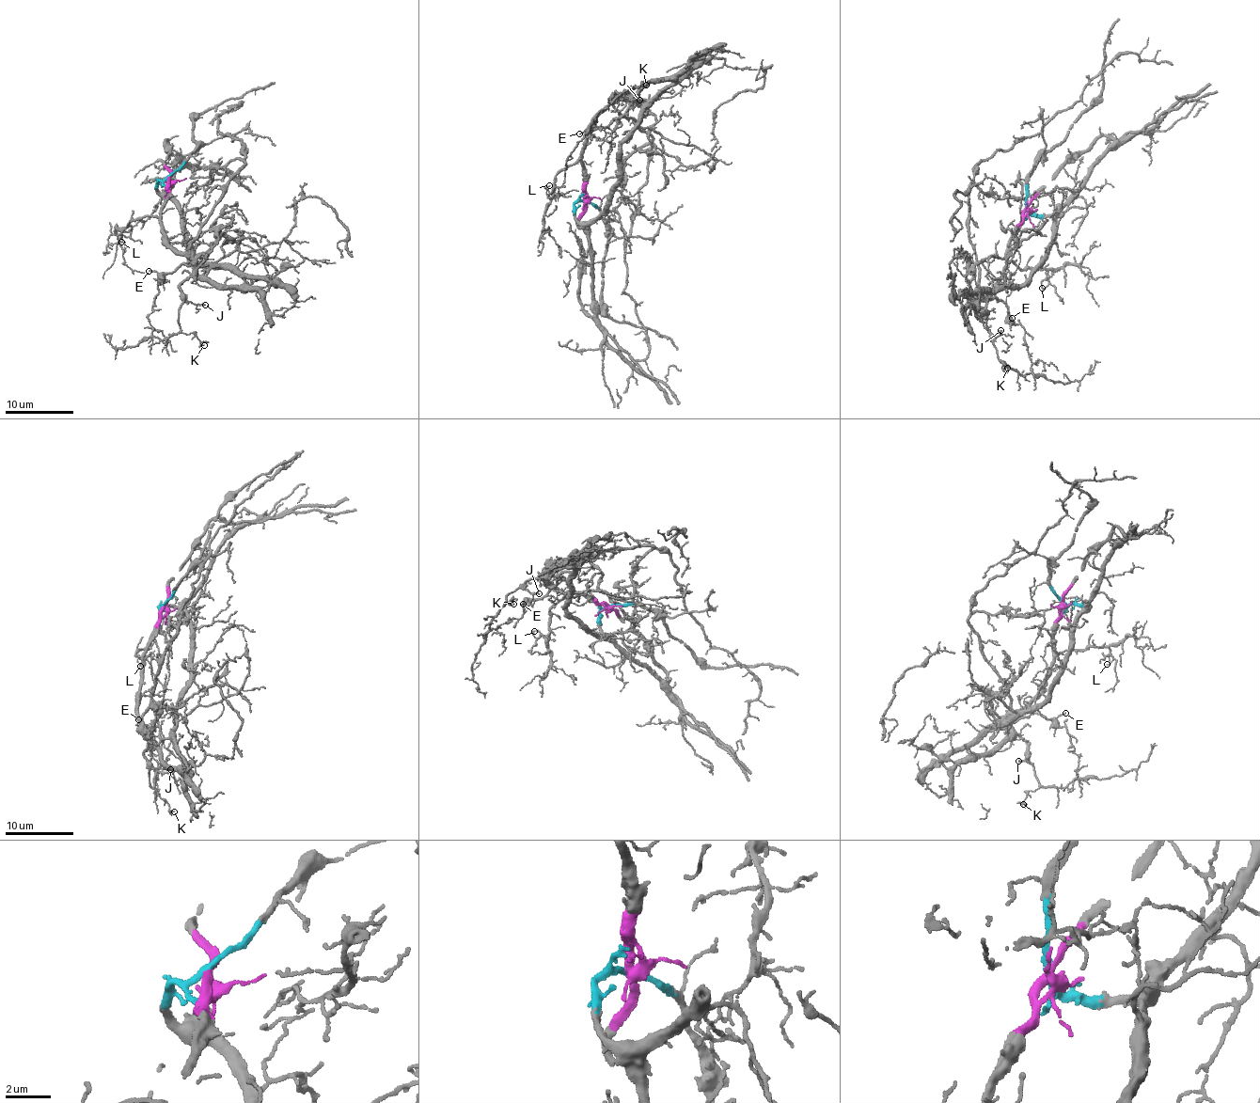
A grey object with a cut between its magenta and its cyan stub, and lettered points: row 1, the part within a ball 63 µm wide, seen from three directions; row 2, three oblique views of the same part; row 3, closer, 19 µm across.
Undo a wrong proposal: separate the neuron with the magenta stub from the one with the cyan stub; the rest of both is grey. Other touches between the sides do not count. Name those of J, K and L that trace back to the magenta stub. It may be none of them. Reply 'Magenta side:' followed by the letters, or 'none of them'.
Magenta side: J, K, L

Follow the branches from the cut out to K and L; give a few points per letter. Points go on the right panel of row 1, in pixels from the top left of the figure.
K: (1027, 208), (1005, 256), (997, 291), (976, 303), (1007, 365), (1002, 370), (1006, 368)
L: (1027, 208), (1023, 223), (1009, 246), (1008, 259), (1023, 268), (1046, 271), (1048, 284), (1042, 288)

